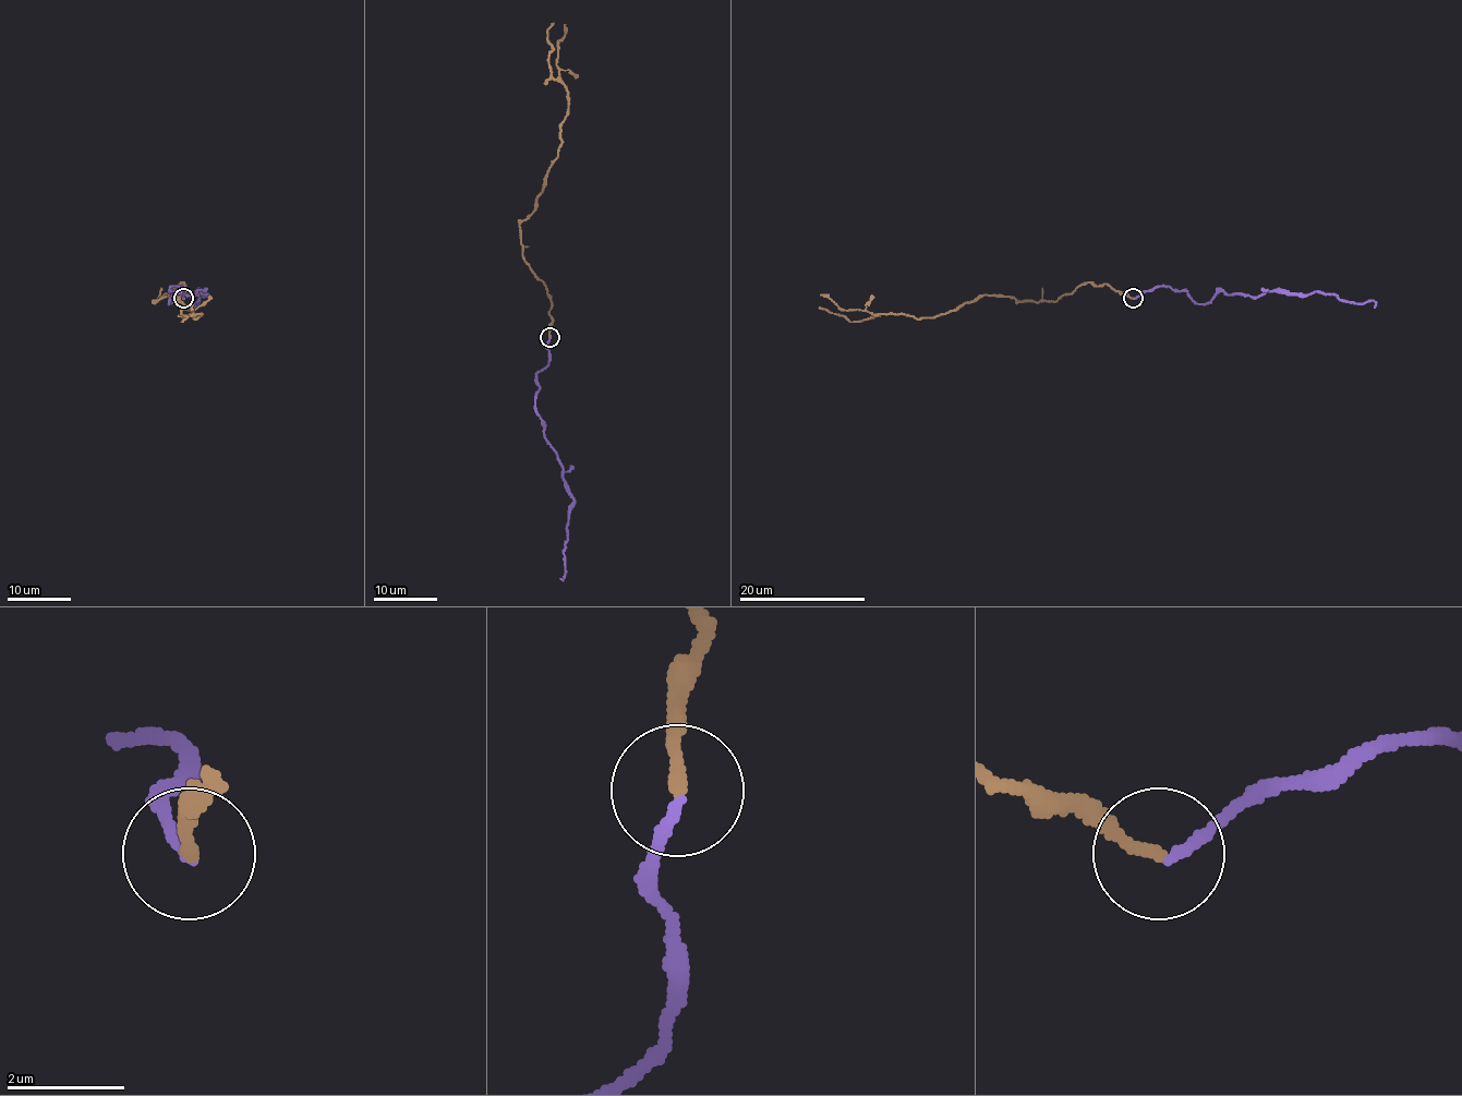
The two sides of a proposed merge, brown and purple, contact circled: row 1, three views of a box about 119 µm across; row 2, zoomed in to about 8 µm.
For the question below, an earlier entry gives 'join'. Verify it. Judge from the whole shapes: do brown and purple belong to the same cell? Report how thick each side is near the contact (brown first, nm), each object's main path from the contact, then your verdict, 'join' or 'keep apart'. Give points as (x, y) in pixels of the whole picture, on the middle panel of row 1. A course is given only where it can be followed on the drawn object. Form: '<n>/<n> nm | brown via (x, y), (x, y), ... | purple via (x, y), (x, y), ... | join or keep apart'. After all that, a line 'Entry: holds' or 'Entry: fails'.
220/180 nm | brown via (550, 337), (552, 298), (524, 260), (520, 223), (556, 158), (567, 110), (567, 88), (548, 63), (553, 22) | purple via (550, 338), (548, 363), (538, 373), (535, 411), (572, 498), (564, 577), (559, 579) | join
Entry: holds

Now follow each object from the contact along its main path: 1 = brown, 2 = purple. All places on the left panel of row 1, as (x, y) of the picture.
1: (183, 298), (180, 281), (154, 301), (176, 294), (196, 318), (201, 315), (190, 313), (182, 322), (186, 308)
2: (183, 298), (182, 287), (171, 287), (169, 304), (178, 291), (190, 296), (206, 293), (201, 291), (193, 308)

